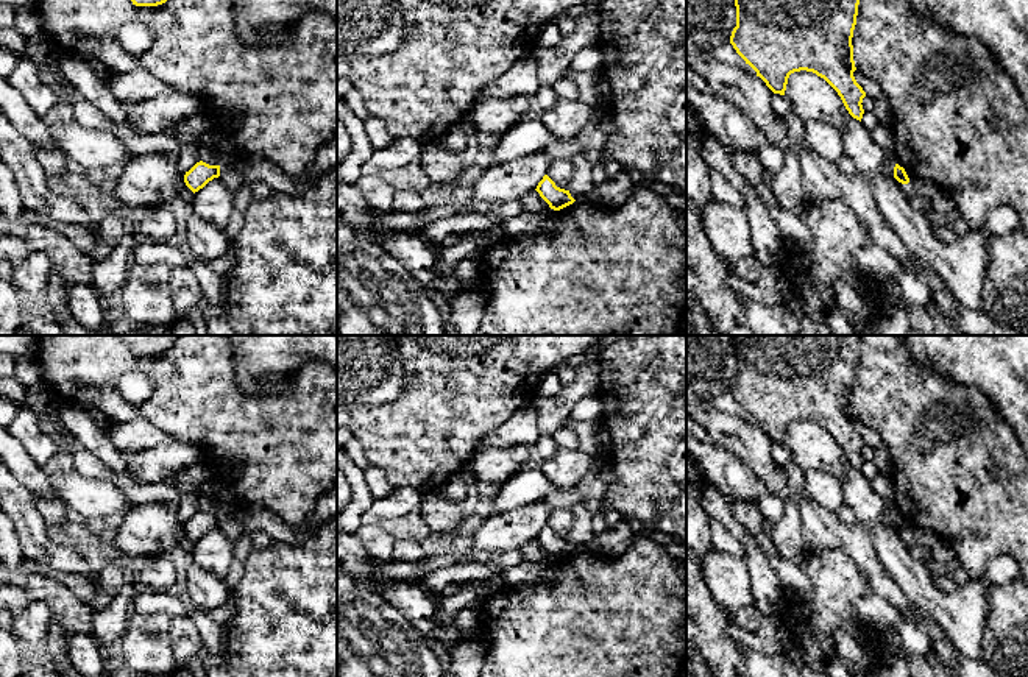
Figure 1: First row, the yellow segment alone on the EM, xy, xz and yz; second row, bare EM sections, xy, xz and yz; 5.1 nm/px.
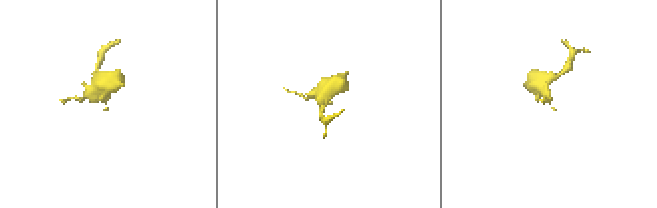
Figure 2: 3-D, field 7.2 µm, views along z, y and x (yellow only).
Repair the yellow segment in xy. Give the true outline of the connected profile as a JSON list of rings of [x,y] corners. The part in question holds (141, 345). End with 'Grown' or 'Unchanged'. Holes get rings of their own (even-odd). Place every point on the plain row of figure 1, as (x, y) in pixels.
[[[119,335],[136,356],[158,356],[170,349],[179,335]]]. Unchanged

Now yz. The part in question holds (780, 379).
[[[733,335],[733,345],[736,376],[730,393],[774,443],[785,445],[791,423],[813,421],[838,441],[849,463],[861,471],[866,441],[853,426],[852,395],[858,335]]]. Unchanged

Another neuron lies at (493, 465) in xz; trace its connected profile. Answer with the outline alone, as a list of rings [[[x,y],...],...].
[[[526,445],[509,448],[487,446],[473,455],[473,474],[477,480],[484,480],[498,488],[516,471],[524,470],[529,455],[530,446]]]

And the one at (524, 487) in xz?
[[[524,468],[496,488],[496,494],[487,507],[496,513],[510,512],[541,501],[552,490],[557,490],[557,485],[549,480],[541,468]]]

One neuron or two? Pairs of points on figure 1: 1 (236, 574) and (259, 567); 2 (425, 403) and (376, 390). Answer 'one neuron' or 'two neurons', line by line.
1: two neurons
2: two neurons

